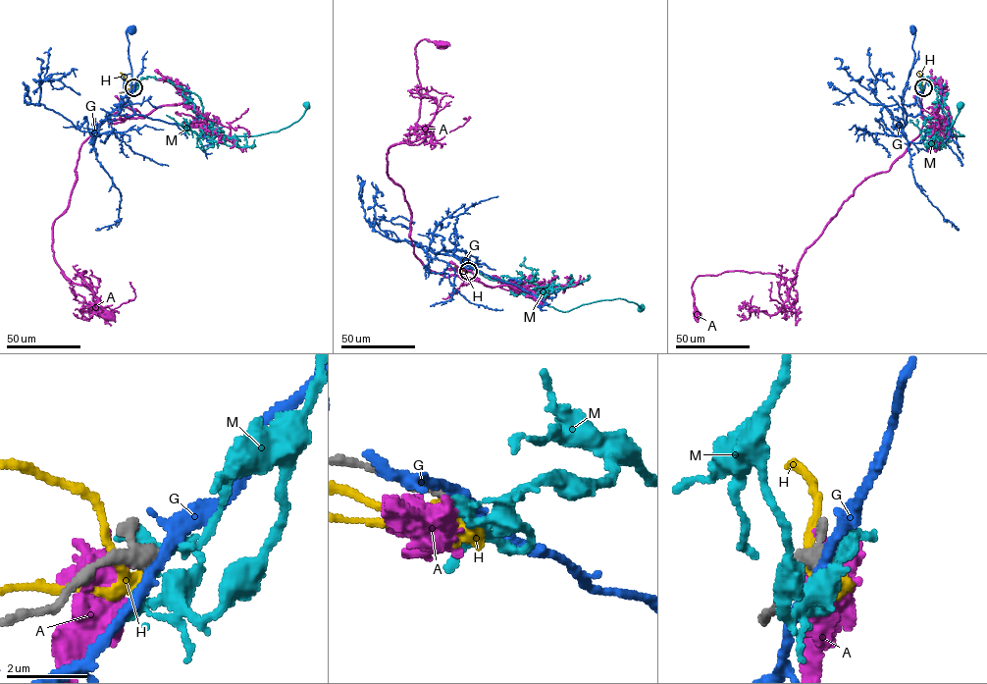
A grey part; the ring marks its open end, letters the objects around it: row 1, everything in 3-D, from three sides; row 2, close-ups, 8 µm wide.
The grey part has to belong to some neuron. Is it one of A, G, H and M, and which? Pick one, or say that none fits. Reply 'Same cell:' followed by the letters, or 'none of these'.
Same cell: none of these

